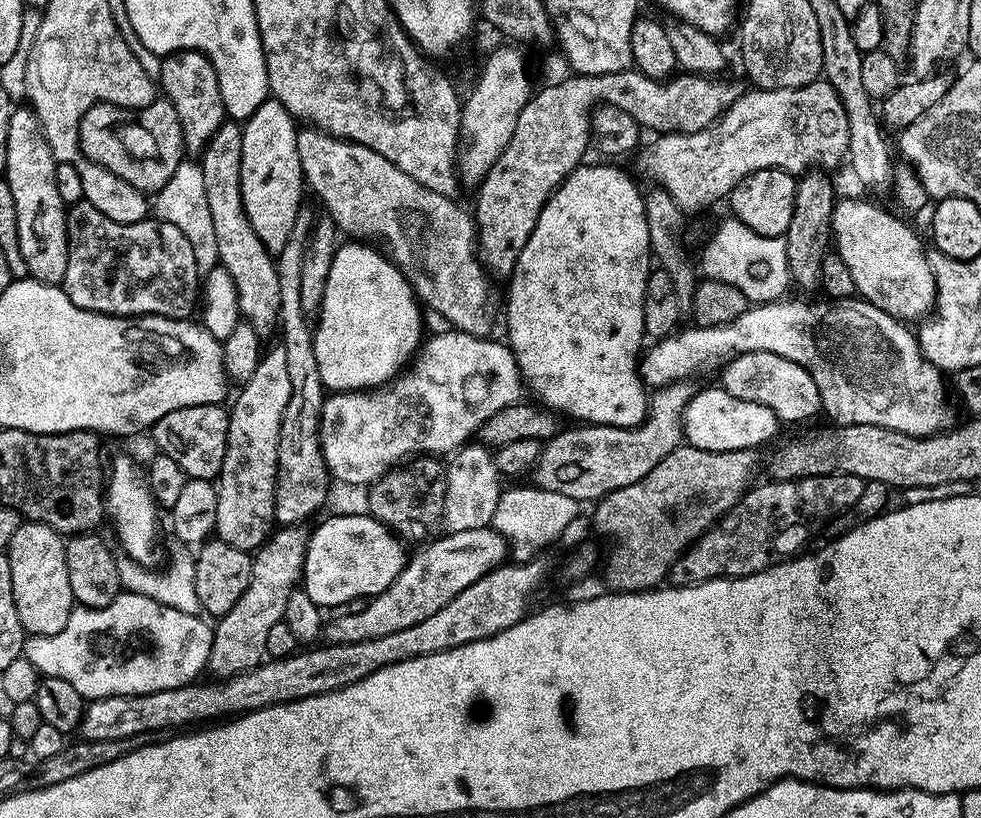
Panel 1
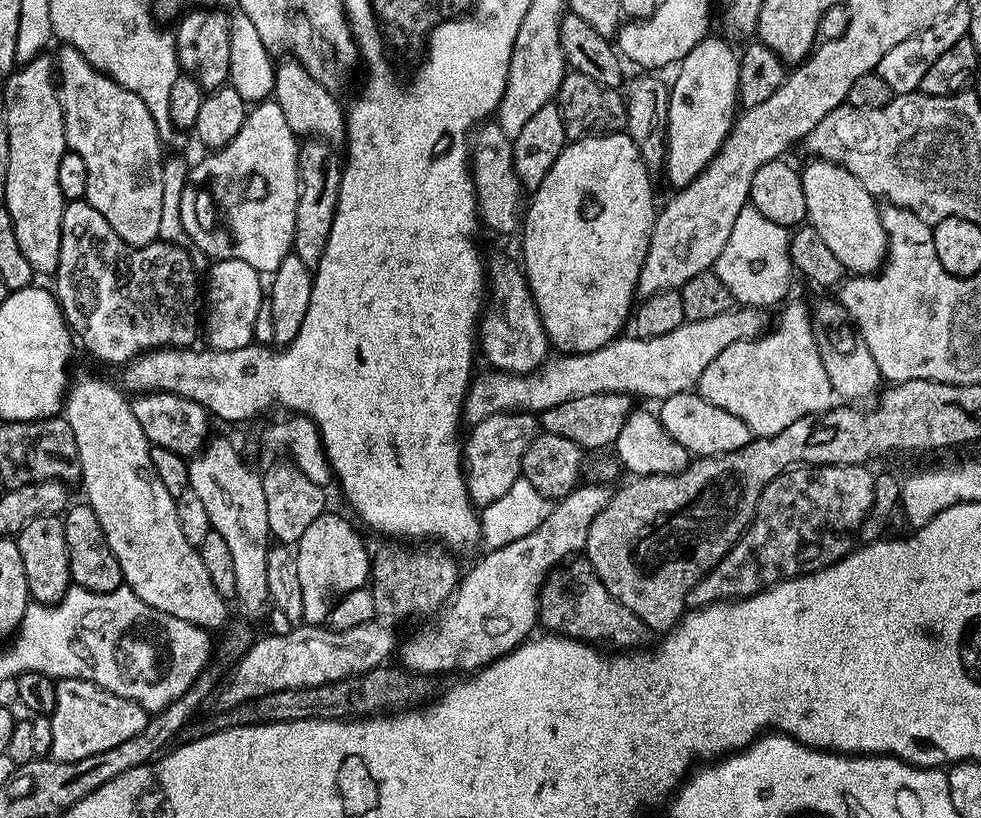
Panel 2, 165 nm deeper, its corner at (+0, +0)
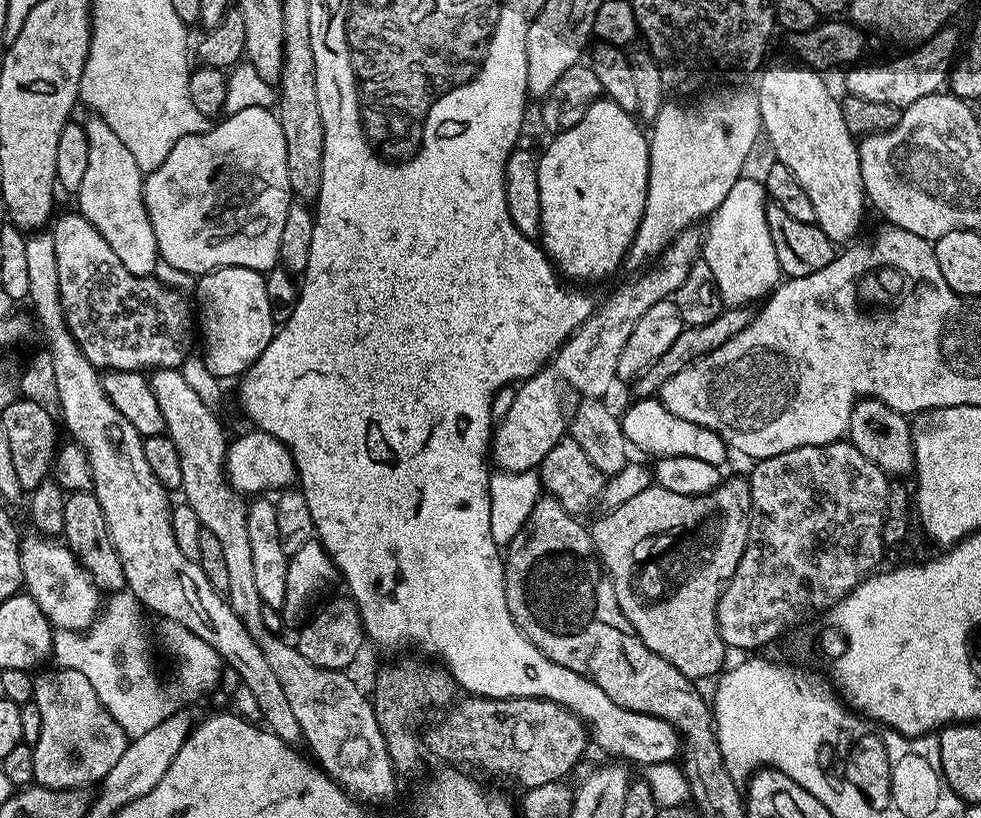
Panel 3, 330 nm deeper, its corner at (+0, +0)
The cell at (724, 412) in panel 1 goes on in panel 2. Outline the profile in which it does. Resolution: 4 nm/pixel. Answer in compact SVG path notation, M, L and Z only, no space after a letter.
M696 390L679 392L659 401L658 415L666 434L670 434L674 442L681 444L696 458L737 452L754 438L750 426L746 426L742 418L734 418L730 410L722 410L722 406L714 406L714 402L706 402L706 398L702 398Z

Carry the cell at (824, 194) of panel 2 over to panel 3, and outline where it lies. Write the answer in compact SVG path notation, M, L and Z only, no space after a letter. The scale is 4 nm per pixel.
M791 63L765 67L759 73L760 81L754 85L754 91L760 103L762 132L766 140L768 136L768 144L776 155L773 157L806 190L806 198L814 205L815 224L833 242L848 240L859 230L866 209L860 149L850 130L846 130L840 100L832 97L820 77L823 75L815 68Z

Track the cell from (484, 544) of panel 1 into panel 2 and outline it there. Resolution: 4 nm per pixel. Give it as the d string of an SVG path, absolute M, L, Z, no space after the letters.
M379 619L366 622L362 626L350 626L350 630L338 630L337 632L327 626L319 624L301 623L294 626L288 634L265 634L266 636L253 639L252 645L235 661L234 666L228 672L224 685L220 688L221 705L224 708L233 708L250 698L262 698L262 694L270 694L274 690L290 690L291 688L309 688L310 686L322 686L326 682L338 682L342 678L361 676L363 672L369 672L381 667L388 655L395 653L398 648L398 638L388 628L387 623Z

